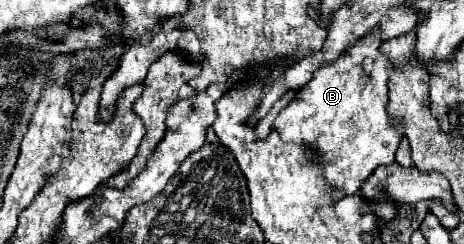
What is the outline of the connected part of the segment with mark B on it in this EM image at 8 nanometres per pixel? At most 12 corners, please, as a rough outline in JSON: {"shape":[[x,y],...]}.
{"shape":[[374,30],[314,72],[280,112],[284,142],[310,144],[340,194],[392,164]]}

